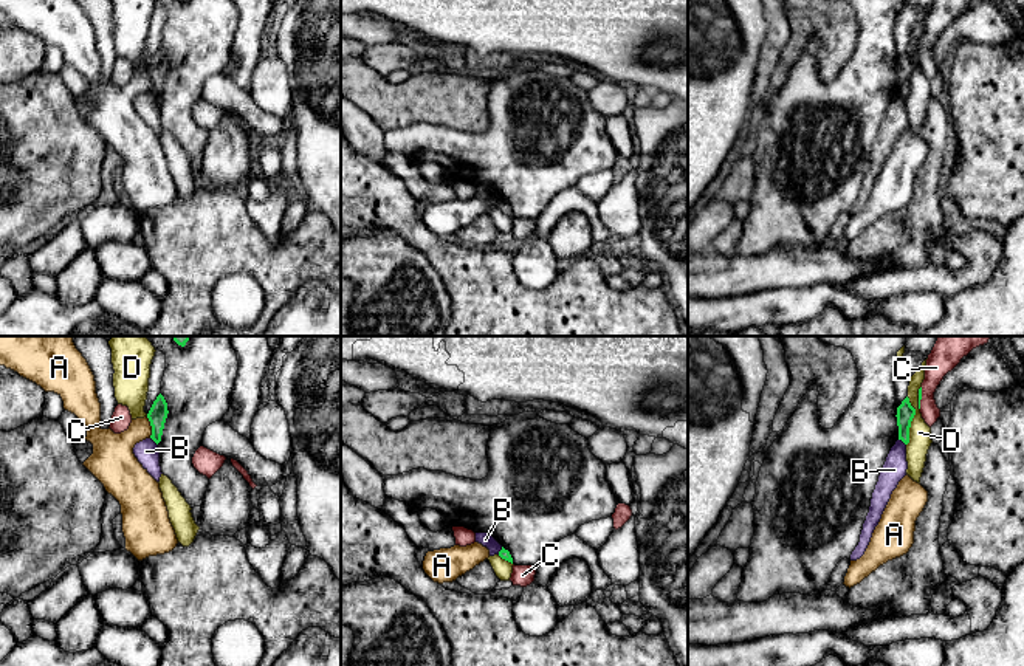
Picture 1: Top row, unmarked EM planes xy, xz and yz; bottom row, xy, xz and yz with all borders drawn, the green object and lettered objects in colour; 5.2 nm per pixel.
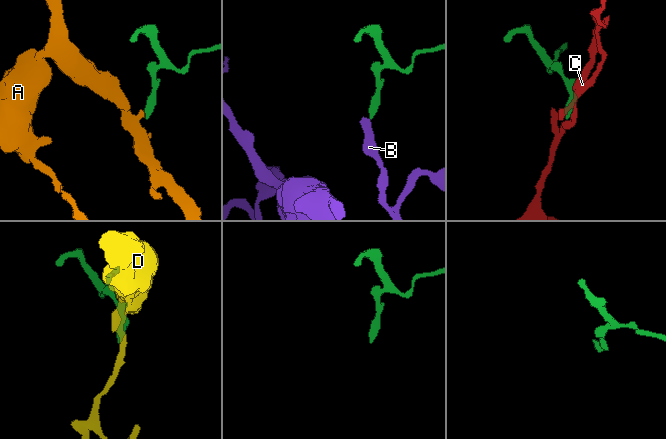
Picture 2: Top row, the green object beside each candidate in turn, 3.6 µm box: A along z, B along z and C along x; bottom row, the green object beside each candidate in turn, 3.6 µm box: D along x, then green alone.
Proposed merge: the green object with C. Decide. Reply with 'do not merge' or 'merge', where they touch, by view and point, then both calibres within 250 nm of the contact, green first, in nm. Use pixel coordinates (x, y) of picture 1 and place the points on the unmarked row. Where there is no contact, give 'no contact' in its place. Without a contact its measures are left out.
do not merge; contact yz (920, 51); calibres 20 and 140 nm

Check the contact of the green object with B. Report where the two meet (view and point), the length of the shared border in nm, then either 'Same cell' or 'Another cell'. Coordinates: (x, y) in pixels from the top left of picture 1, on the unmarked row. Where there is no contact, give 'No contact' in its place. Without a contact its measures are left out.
Touches green at xy (154, 93). Shared border 60 nm. Another cell

